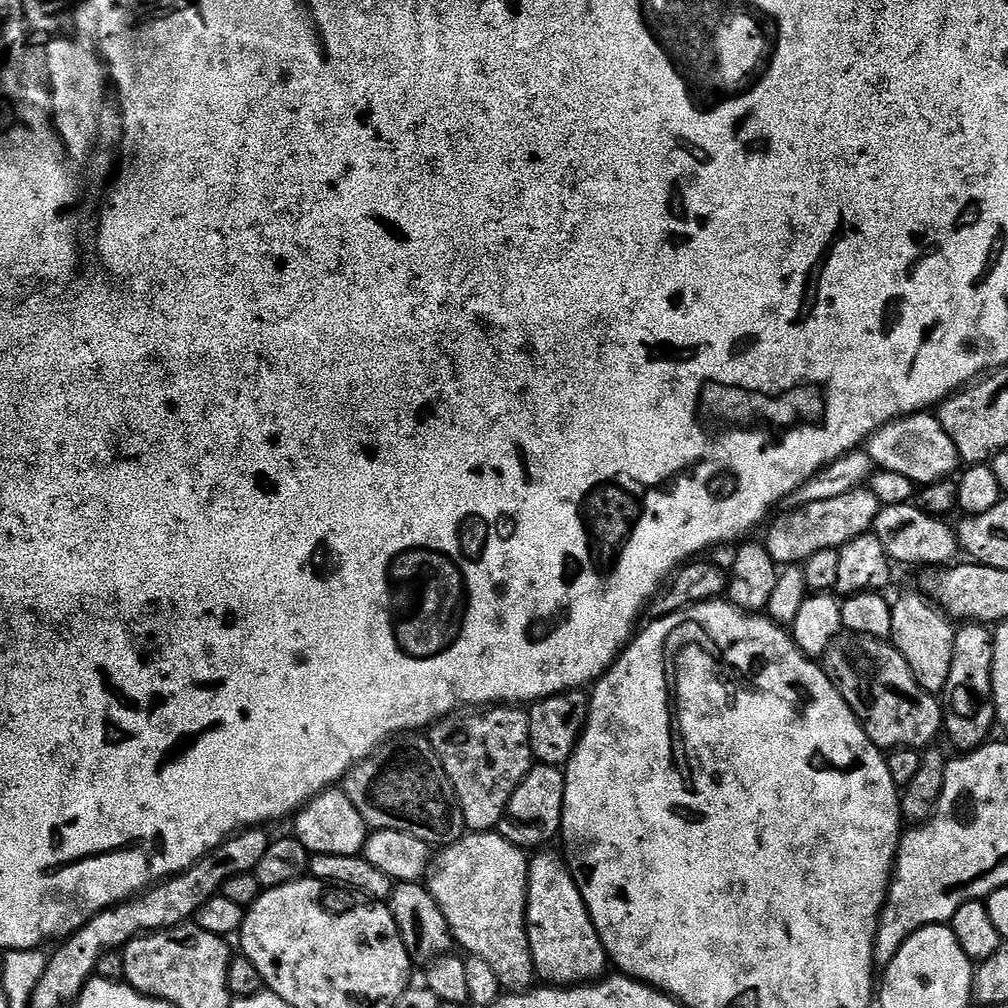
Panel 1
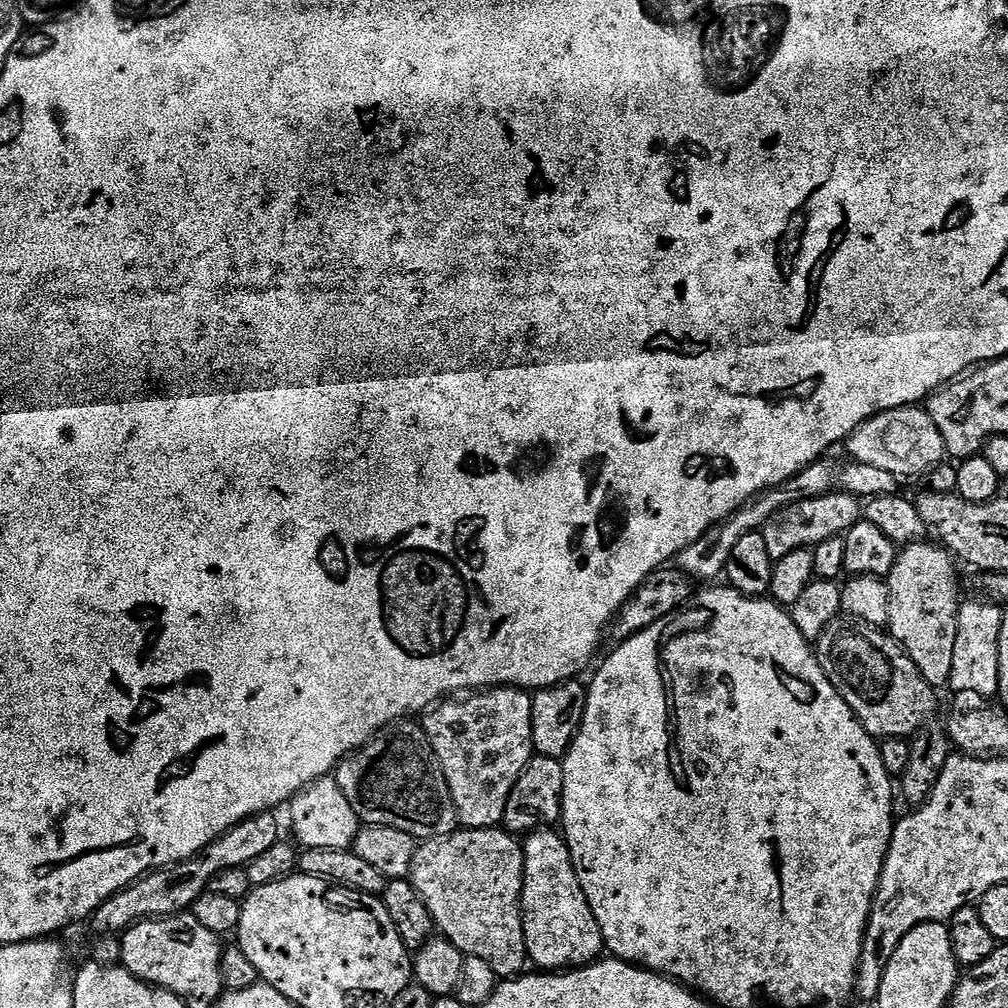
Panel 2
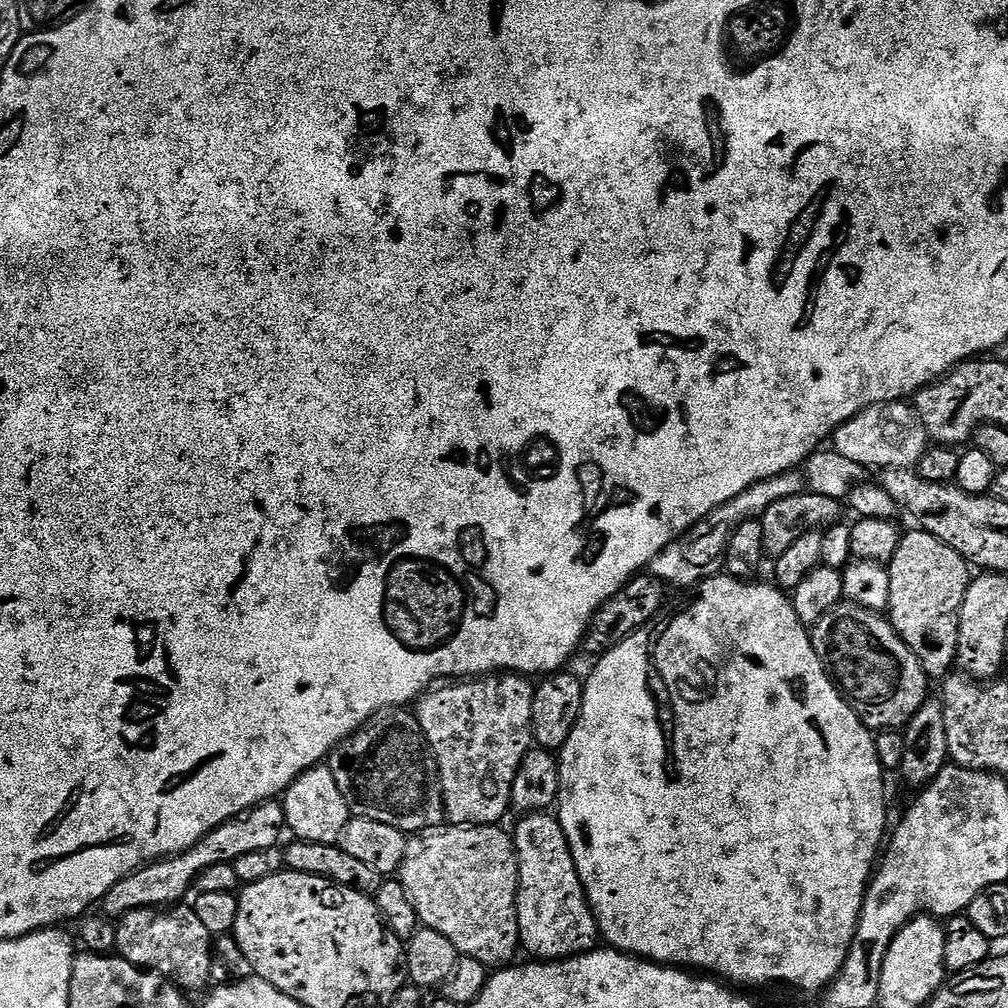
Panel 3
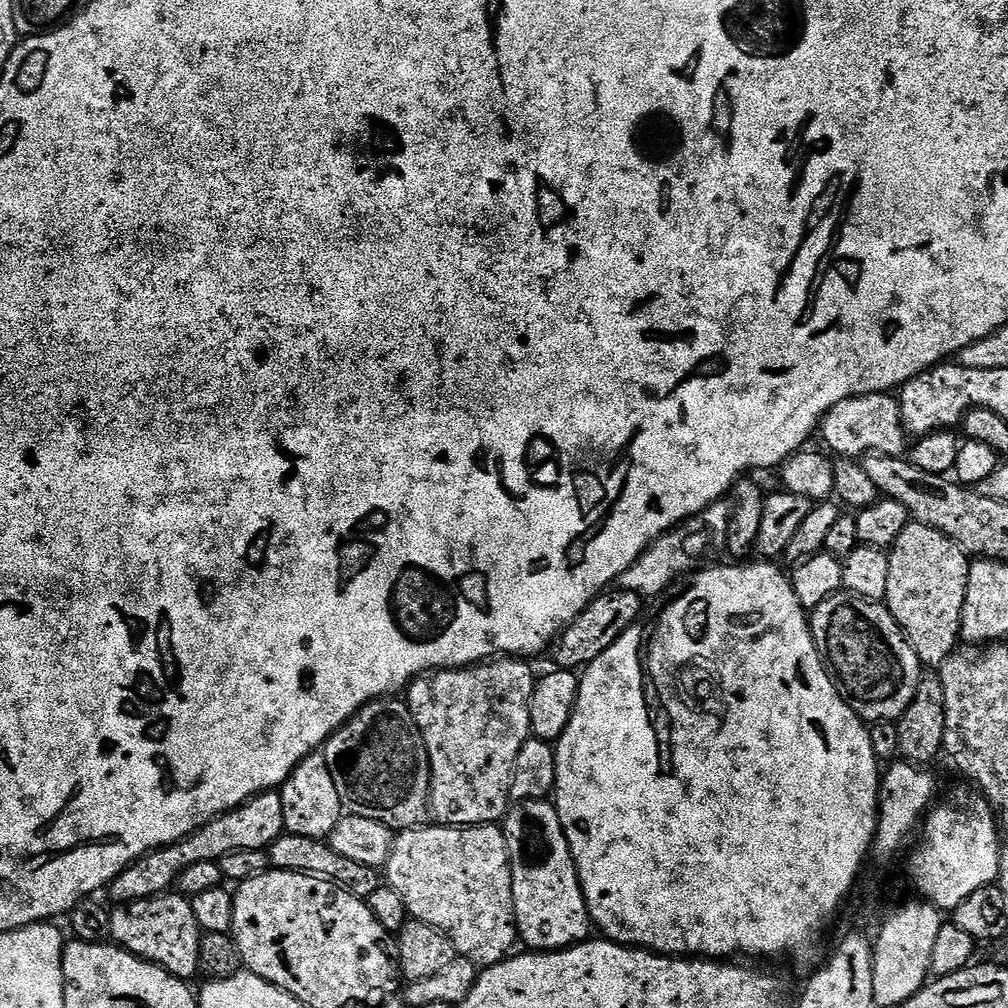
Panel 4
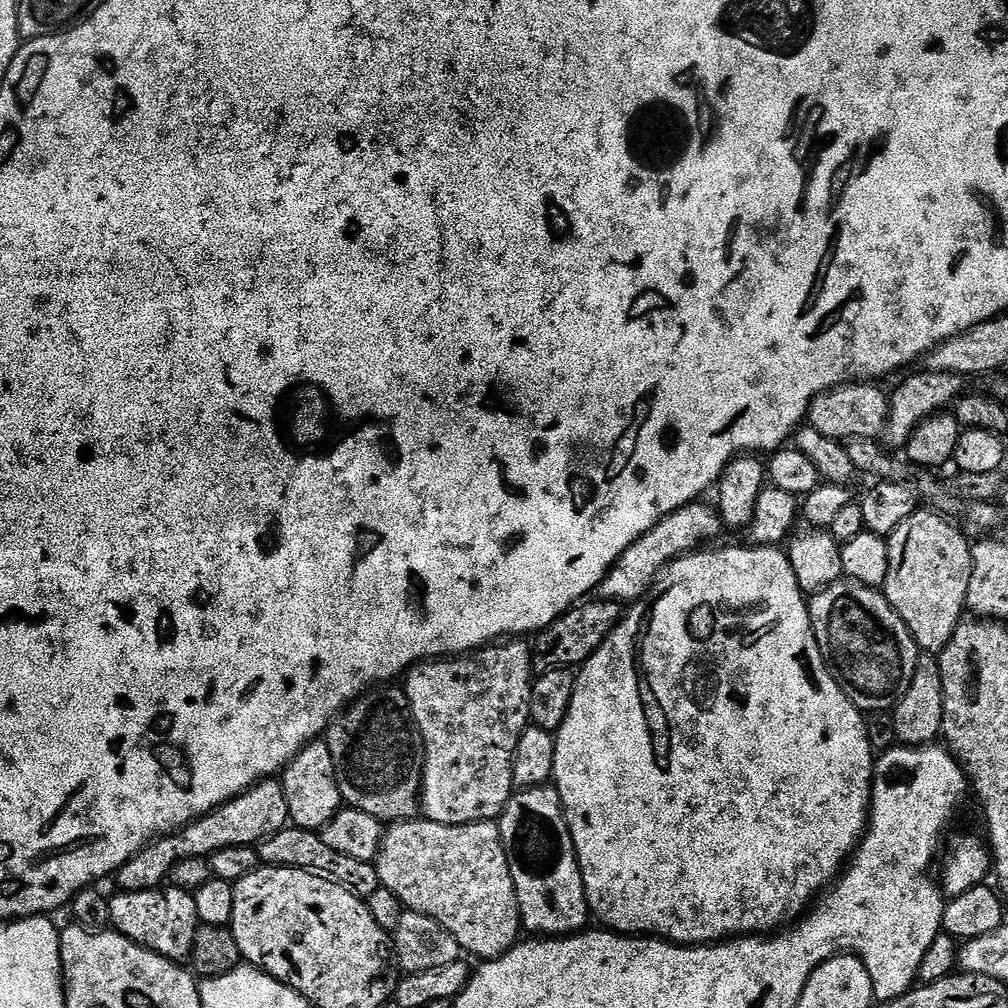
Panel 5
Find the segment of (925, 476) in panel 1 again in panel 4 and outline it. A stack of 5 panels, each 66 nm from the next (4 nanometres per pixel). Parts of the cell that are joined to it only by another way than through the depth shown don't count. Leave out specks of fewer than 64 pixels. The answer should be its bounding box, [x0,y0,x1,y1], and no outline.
[818,392,910,458]

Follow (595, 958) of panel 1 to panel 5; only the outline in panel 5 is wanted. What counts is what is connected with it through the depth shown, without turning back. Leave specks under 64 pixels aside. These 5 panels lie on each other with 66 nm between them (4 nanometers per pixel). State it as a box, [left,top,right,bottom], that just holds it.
[498,786,590,938]

